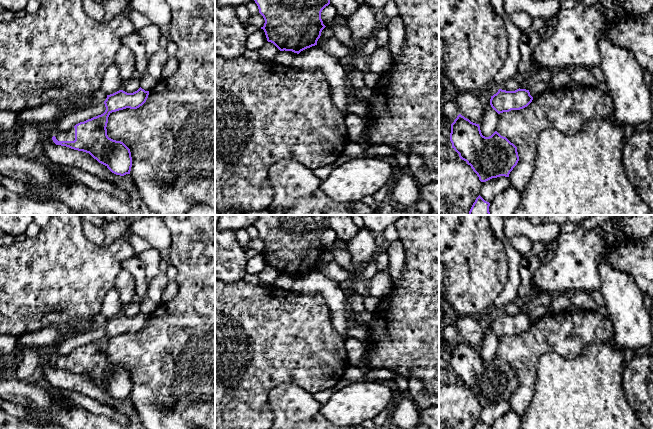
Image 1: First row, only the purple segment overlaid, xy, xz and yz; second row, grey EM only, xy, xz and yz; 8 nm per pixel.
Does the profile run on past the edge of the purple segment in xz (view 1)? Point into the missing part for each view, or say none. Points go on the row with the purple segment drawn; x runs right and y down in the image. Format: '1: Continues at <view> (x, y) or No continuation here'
1: No continuation here

